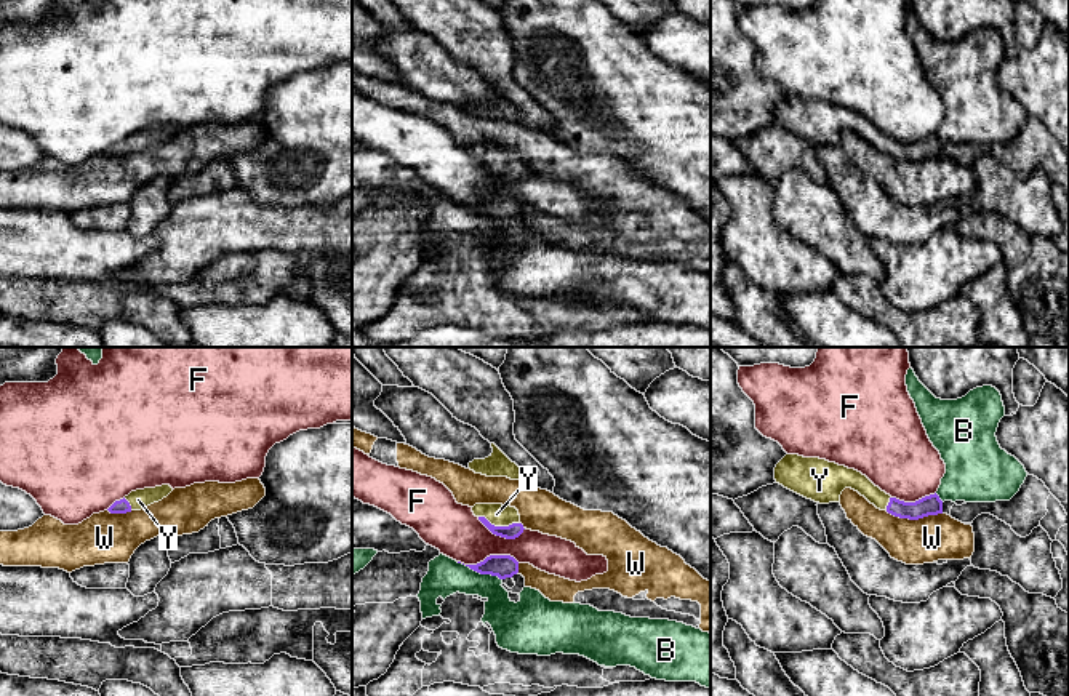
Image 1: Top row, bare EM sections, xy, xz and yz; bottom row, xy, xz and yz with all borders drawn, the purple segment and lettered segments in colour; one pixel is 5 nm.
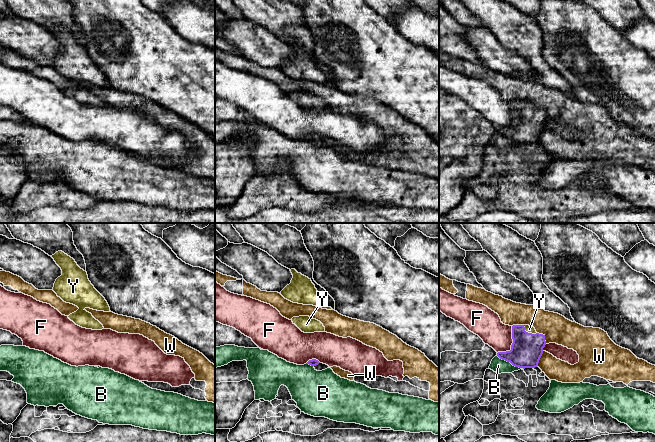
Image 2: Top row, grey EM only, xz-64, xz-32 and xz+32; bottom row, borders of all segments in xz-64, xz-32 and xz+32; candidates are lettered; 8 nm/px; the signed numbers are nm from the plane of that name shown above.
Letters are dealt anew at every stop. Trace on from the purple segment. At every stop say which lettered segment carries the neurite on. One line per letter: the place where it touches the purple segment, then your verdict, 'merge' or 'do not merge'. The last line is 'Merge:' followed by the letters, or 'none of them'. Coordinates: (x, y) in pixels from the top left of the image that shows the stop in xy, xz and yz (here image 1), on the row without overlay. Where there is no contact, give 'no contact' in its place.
B: xz (479, 213) | do not merge
F: xz (488, 199) | do not merge
W: yz (914, 160) | do not merge
Y: xz (498, 168) | merge
Merge: Y

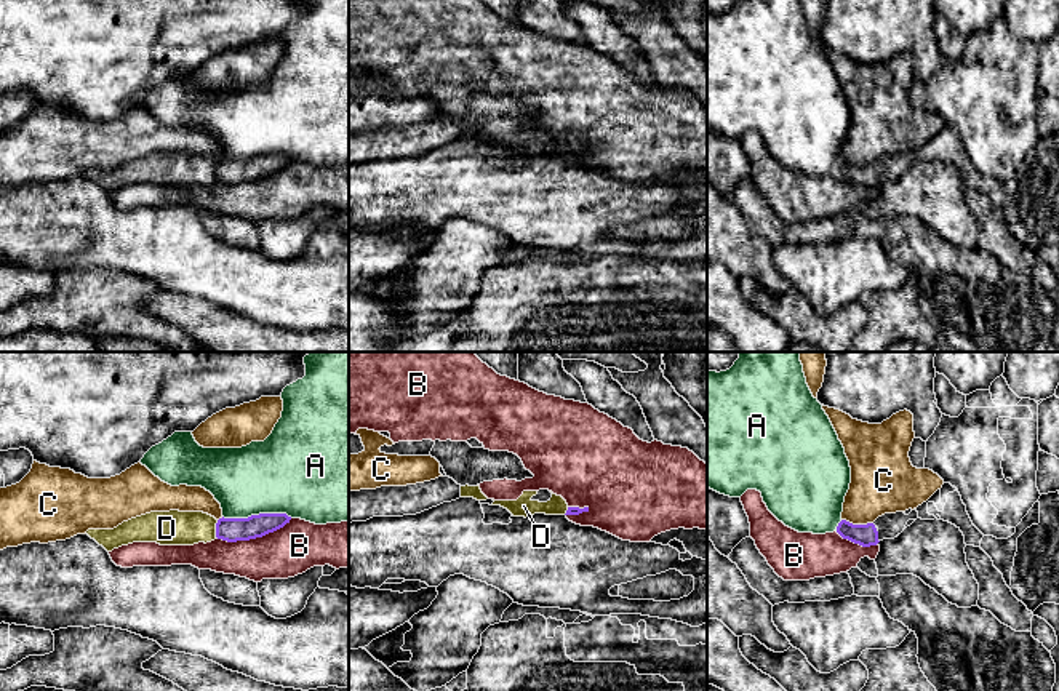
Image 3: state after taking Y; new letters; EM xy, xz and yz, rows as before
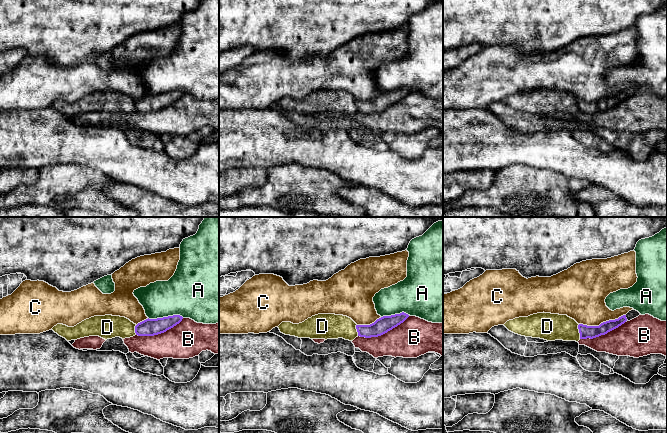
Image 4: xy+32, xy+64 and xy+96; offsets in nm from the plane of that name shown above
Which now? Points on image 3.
A: xy (258, 157) | do not merge
B: xy (253, 179) | do not merge
C: yz (858, 167) | do not merge
D: xy (216, 170) | do not merge
Merge: none of them

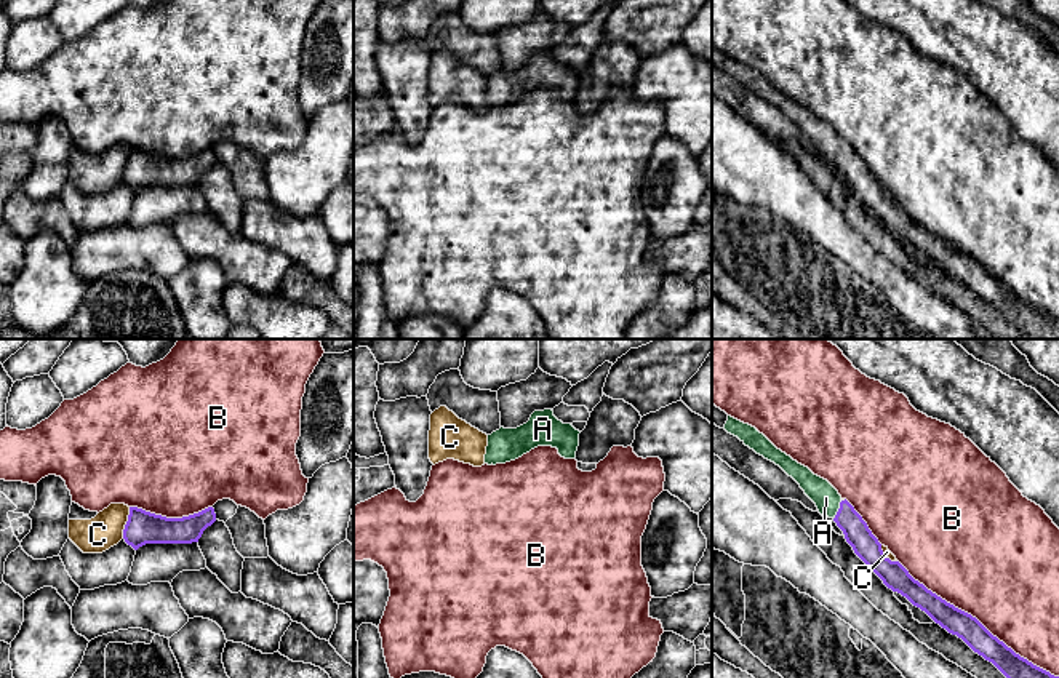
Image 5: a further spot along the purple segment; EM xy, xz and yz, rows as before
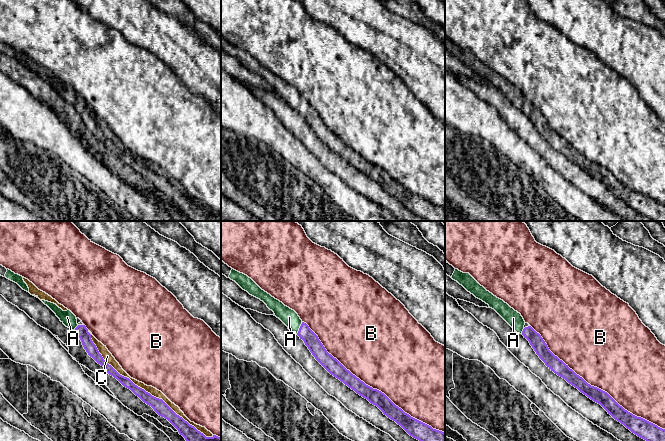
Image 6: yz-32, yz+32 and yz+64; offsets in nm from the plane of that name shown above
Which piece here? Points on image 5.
A: yz (839, 152) | merge
B: yz (976, 261) | do not merge
C: xy (127, 165) | do not merge
Merge: A

